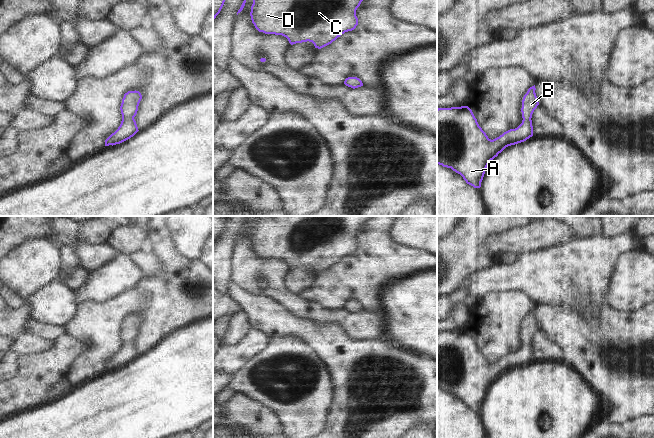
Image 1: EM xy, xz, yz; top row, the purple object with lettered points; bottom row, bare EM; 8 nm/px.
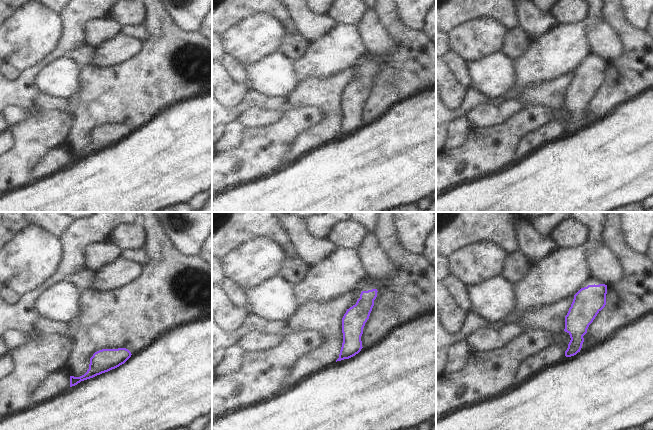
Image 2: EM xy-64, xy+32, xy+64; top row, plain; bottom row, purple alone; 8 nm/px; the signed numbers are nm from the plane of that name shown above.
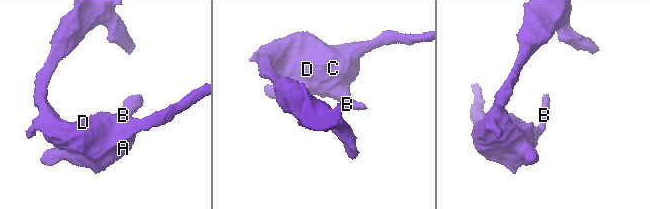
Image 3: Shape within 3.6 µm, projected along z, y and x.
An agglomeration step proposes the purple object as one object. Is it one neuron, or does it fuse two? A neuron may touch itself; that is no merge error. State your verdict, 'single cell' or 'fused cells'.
single cell

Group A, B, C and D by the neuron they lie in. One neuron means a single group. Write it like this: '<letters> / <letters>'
A B C D

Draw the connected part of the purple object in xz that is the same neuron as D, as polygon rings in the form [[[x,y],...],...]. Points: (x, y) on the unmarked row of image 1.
[[[248,216],[237,239],[243,234],[248,221],[253,222],[251,244],[259,256],[282,259],[291,269],[312,266],[315,272],[321,273],[358,249],[356,234],[361,226],[372,216]]]

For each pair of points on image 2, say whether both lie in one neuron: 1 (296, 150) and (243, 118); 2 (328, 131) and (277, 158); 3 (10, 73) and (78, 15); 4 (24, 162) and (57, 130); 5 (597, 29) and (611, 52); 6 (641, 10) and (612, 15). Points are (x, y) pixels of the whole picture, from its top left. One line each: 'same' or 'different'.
1: different
2: different
3: different
4: same
5: same
6: different

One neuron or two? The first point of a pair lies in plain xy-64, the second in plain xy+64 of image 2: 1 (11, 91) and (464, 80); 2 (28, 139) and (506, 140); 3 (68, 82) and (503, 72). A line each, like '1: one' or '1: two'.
1: two
2: one
3: one

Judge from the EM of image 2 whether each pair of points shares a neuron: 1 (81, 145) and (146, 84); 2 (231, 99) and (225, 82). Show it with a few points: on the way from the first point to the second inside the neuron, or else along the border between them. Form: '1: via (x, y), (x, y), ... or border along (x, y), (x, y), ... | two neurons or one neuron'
1: via (87, 126), (118, 95), (127, 94) | one neuron
2: via (229, 95), (225, 90), (225, 86) | one neuron

